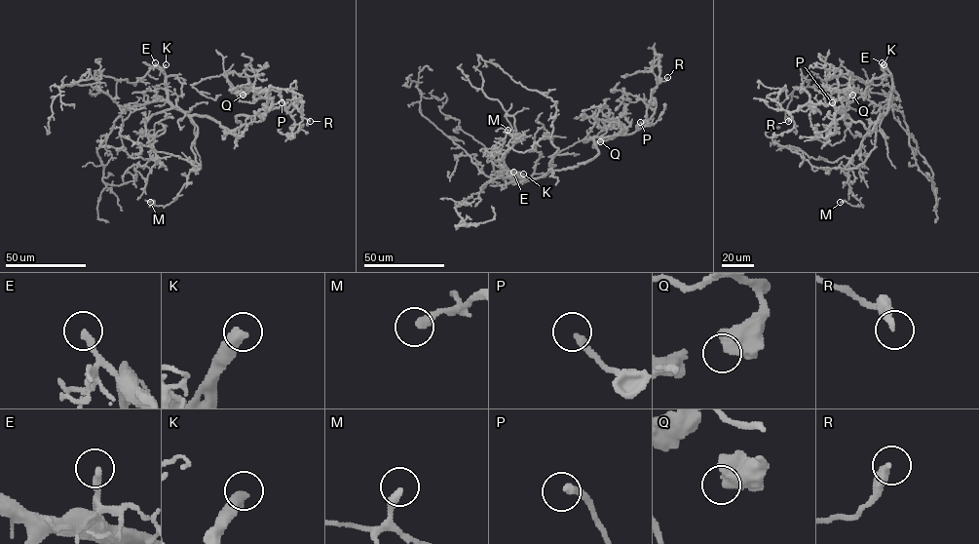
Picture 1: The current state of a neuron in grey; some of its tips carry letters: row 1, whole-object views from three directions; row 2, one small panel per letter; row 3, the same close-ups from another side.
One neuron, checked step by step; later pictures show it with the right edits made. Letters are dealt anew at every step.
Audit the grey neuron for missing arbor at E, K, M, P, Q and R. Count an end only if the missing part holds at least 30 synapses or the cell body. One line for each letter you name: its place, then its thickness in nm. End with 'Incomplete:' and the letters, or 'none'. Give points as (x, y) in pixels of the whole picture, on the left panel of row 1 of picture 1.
E: Place: (155, 62). Thickness 280 nm
K: Place: (166, 64). Thickness 480 nm
P: Place: (282, 102). Thickness 280 nm
Incomplete: E, K, P

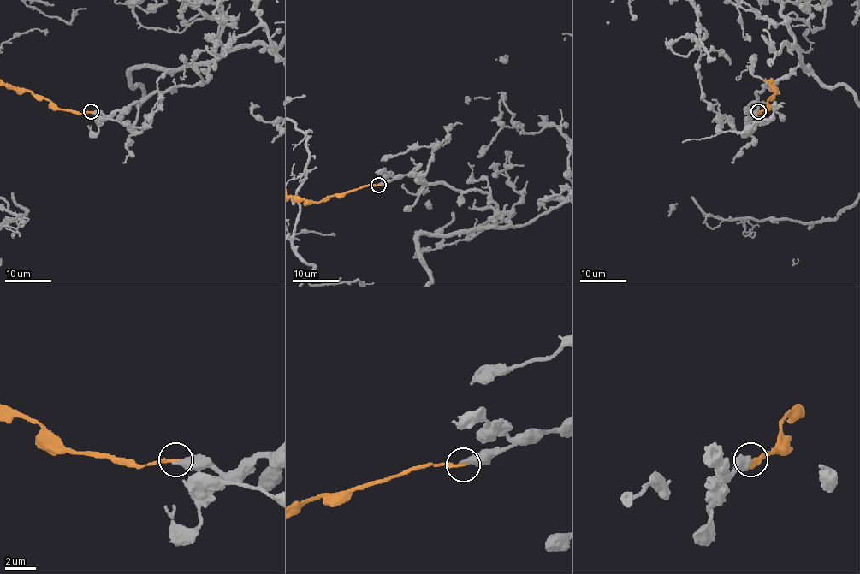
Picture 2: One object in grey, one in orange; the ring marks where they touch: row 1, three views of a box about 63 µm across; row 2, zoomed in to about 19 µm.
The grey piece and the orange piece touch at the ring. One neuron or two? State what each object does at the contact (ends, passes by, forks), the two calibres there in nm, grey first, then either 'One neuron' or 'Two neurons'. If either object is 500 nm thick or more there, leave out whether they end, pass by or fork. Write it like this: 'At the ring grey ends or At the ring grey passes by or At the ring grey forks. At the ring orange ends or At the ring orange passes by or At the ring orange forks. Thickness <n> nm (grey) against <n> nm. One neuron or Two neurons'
At the ring grey ends. At the ring orange ends. Thickness 400 nm (grey) against 220 nm. One neuron

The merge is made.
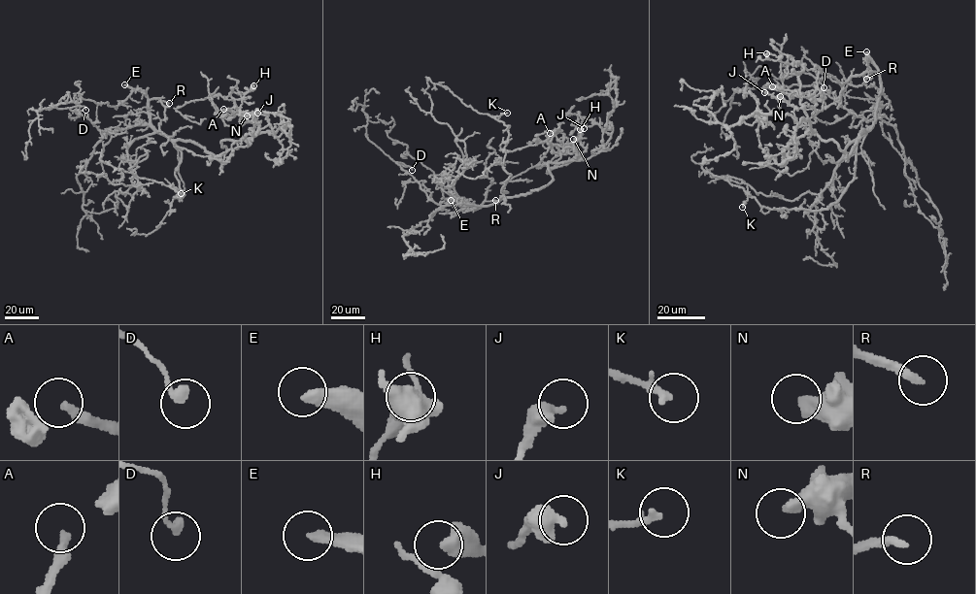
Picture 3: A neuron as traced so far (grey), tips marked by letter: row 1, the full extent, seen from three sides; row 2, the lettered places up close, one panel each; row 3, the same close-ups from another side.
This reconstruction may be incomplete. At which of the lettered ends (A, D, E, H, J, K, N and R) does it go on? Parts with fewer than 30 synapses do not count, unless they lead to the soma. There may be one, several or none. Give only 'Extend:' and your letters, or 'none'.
Extend: E

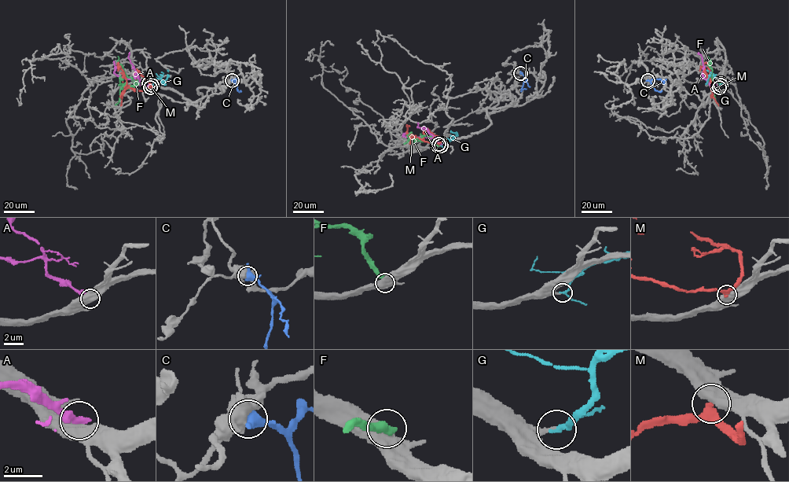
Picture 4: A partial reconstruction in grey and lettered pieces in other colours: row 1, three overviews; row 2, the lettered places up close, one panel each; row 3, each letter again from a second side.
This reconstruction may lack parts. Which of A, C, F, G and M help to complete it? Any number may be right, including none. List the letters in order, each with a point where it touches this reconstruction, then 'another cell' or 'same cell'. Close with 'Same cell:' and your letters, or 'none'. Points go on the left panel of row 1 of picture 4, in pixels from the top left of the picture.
A: (152, 86) | another cell
C: (232, 80) | another cell
F: (148, 83) | another cell
G: (152, 85) | same cell
M: (150, 87) | another cell
Same cell: G

